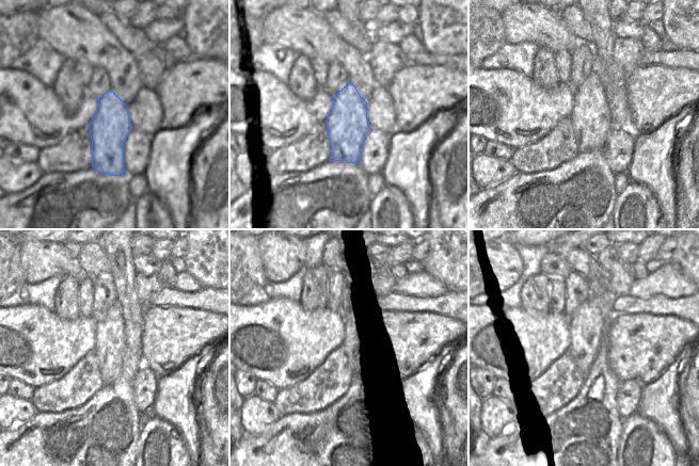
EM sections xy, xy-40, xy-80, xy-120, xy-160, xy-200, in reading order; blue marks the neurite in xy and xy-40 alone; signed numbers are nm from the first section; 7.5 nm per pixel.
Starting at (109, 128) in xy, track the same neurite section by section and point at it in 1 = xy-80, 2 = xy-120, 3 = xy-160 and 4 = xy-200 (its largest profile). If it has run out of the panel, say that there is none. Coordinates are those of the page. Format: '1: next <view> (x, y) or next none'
1: next xy-80 (590, 117)
2: next xy-120 (110, 340)
3: next xy-160 (349, 320)
4: next xy-200 (589, 314)

